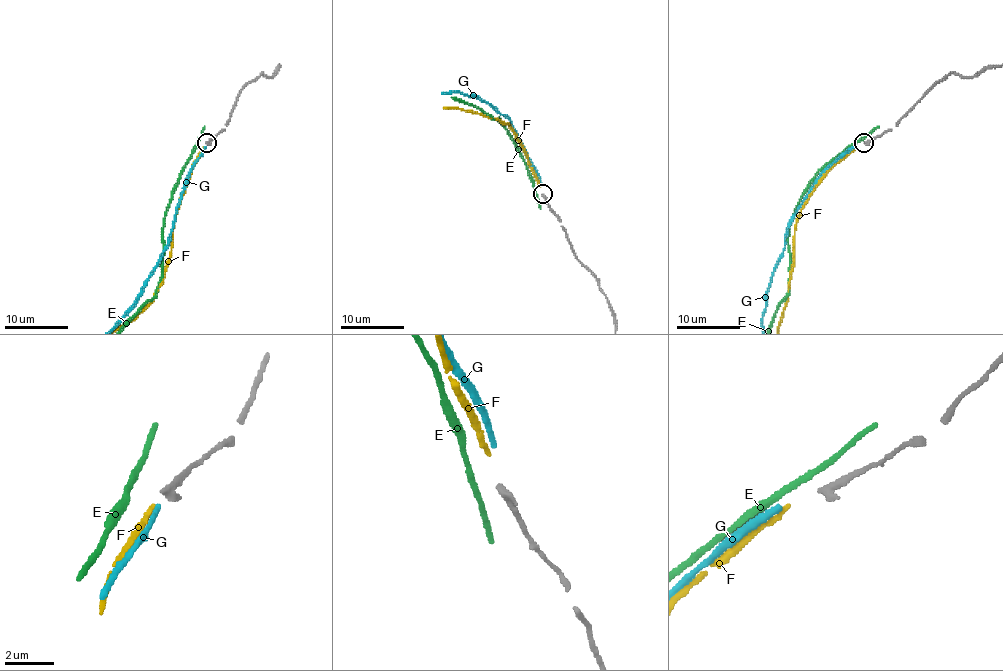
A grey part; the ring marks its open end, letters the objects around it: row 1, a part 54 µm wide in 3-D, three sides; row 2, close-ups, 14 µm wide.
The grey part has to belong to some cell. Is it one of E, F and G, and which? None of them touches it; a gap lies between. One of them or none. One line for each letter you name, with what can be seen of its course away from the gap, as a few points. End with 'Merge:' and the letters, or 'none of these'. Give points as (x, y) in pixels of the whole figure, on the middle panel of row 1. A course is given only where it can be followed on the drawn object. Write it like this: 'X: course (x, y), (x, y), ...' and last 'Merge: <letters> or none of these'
F: course (540, 186), (508, 124), (430, 108), (403, 89), (355, 118), (379, 158), (360, 197)
Merge: F

